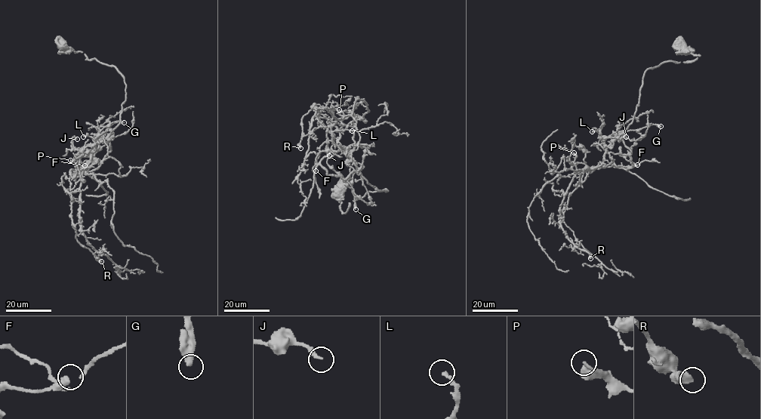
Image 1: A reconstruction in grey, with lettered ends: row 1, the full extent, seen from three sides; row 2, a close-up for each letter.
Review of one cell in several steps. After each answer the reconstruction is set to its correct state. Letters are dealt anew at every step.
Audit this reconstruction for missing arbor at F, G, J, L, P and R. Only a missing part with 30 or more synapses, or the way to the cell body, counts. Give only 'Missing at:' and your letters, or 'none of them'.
Missing at: none of them

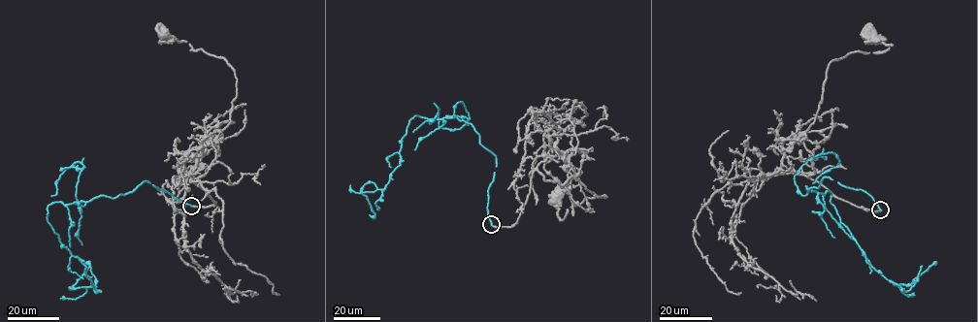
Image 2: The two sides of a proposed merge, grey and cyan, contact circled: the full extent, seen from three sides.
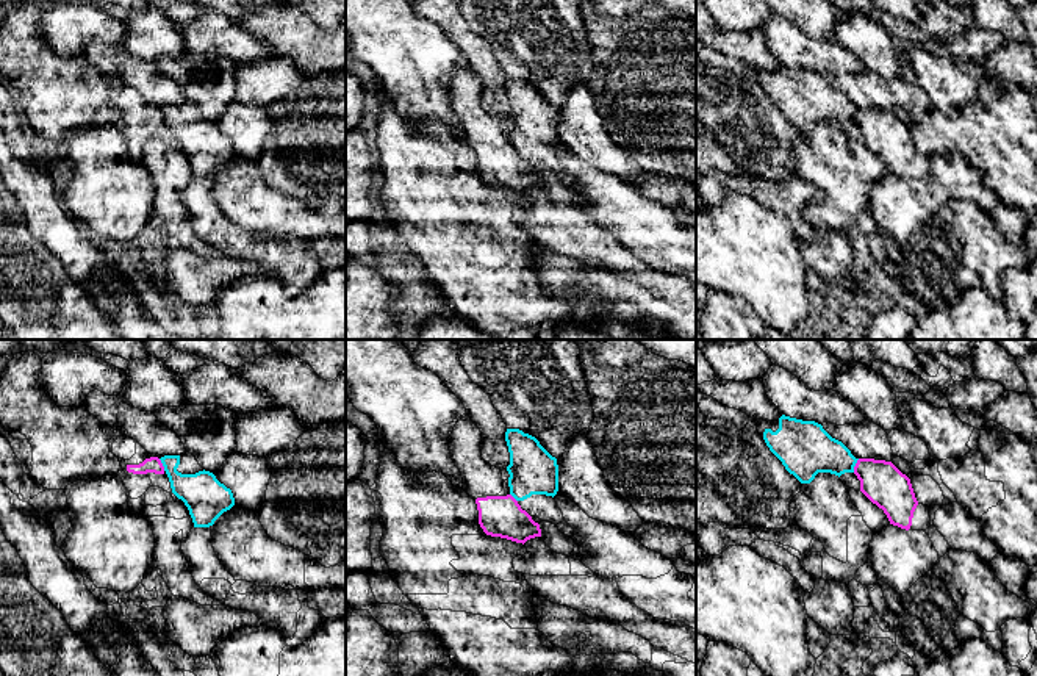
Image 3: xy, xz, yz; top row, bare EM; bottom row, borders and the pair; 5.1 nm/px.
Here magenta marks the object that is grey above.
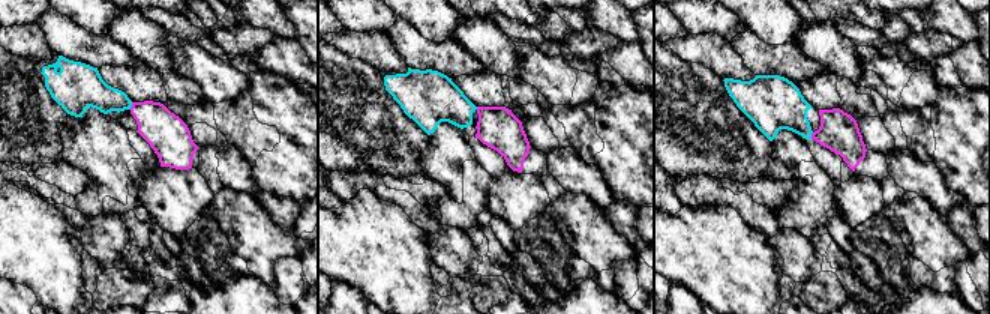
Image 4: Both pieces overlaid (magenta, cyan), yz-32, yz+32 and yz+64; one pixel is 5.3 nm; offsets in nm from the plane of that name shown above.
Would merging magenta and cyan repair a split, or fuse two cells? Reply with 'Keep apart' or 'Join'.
Keep apart

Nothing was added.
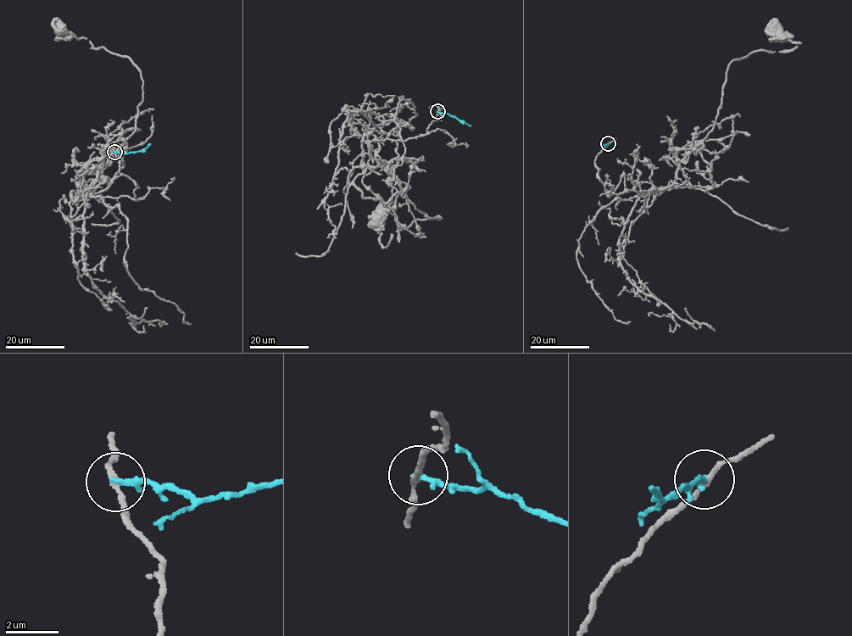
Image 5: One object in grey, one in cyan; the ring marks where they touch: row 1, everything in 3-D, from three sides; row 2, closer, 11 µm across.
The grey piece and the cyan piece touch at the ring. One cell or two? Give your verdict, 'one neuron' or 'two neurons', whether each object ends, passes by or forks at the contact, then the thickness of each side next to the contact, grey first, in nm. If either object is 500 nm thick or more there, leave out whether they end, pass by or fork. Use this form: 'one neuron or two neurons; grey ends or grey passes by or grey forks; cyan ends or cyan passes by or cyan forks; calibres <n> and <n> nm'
two neurons; grey passes by; cyan ends; calibres 190 and 200 nm

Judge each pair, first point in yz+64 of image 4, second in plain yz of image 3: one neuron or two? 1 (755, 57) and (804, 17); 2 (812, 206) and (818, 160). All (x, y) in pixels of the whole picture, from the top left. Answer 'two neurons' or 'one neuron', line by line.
1: two neurons
2: one neuron

